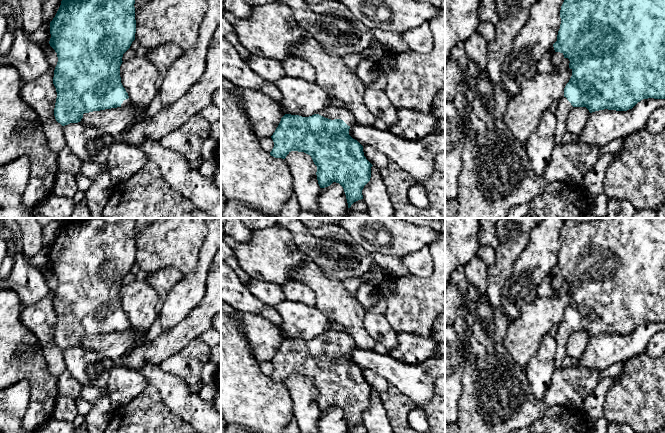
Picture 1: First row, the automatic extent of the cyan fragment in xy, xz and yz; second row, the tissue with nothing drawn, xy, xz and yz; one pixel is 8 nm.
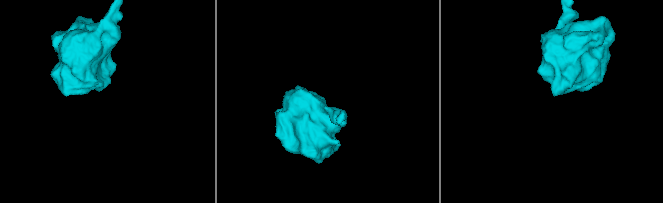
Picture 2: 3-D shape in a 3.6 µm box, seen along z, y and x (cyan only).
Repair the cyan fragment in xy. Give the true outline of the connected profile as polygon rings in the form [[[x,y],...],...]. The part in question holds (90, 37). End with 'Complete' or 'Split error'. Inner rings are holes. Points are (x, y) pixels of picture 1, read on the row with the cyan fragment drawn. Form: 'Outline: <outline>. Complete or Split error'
Outline: [[[62,0],[61,5],[50,22],[49,41],[55,50],[58,62],[54,70],[53,84],[57,98],[54,116],[62,126],[78,123],[84,113],[105,109],[127,107],[131,101],[121,83],[120,66],[123,54],[135,40],[135,0]]]. Split error

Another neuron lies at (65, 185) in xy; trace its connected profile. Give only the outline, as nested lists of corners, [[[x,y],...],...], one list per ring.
[[[58,173],[54,183],[53,193],[58,196],[71,198],[78,191],[75,175],[70,173]]]

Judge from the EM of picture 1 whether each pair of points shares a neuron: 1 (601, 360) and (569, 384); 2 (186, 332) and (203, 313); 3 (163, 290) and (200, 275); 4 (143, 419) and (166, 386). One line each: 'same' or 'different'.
1: different
2: same
3: different
4: different

